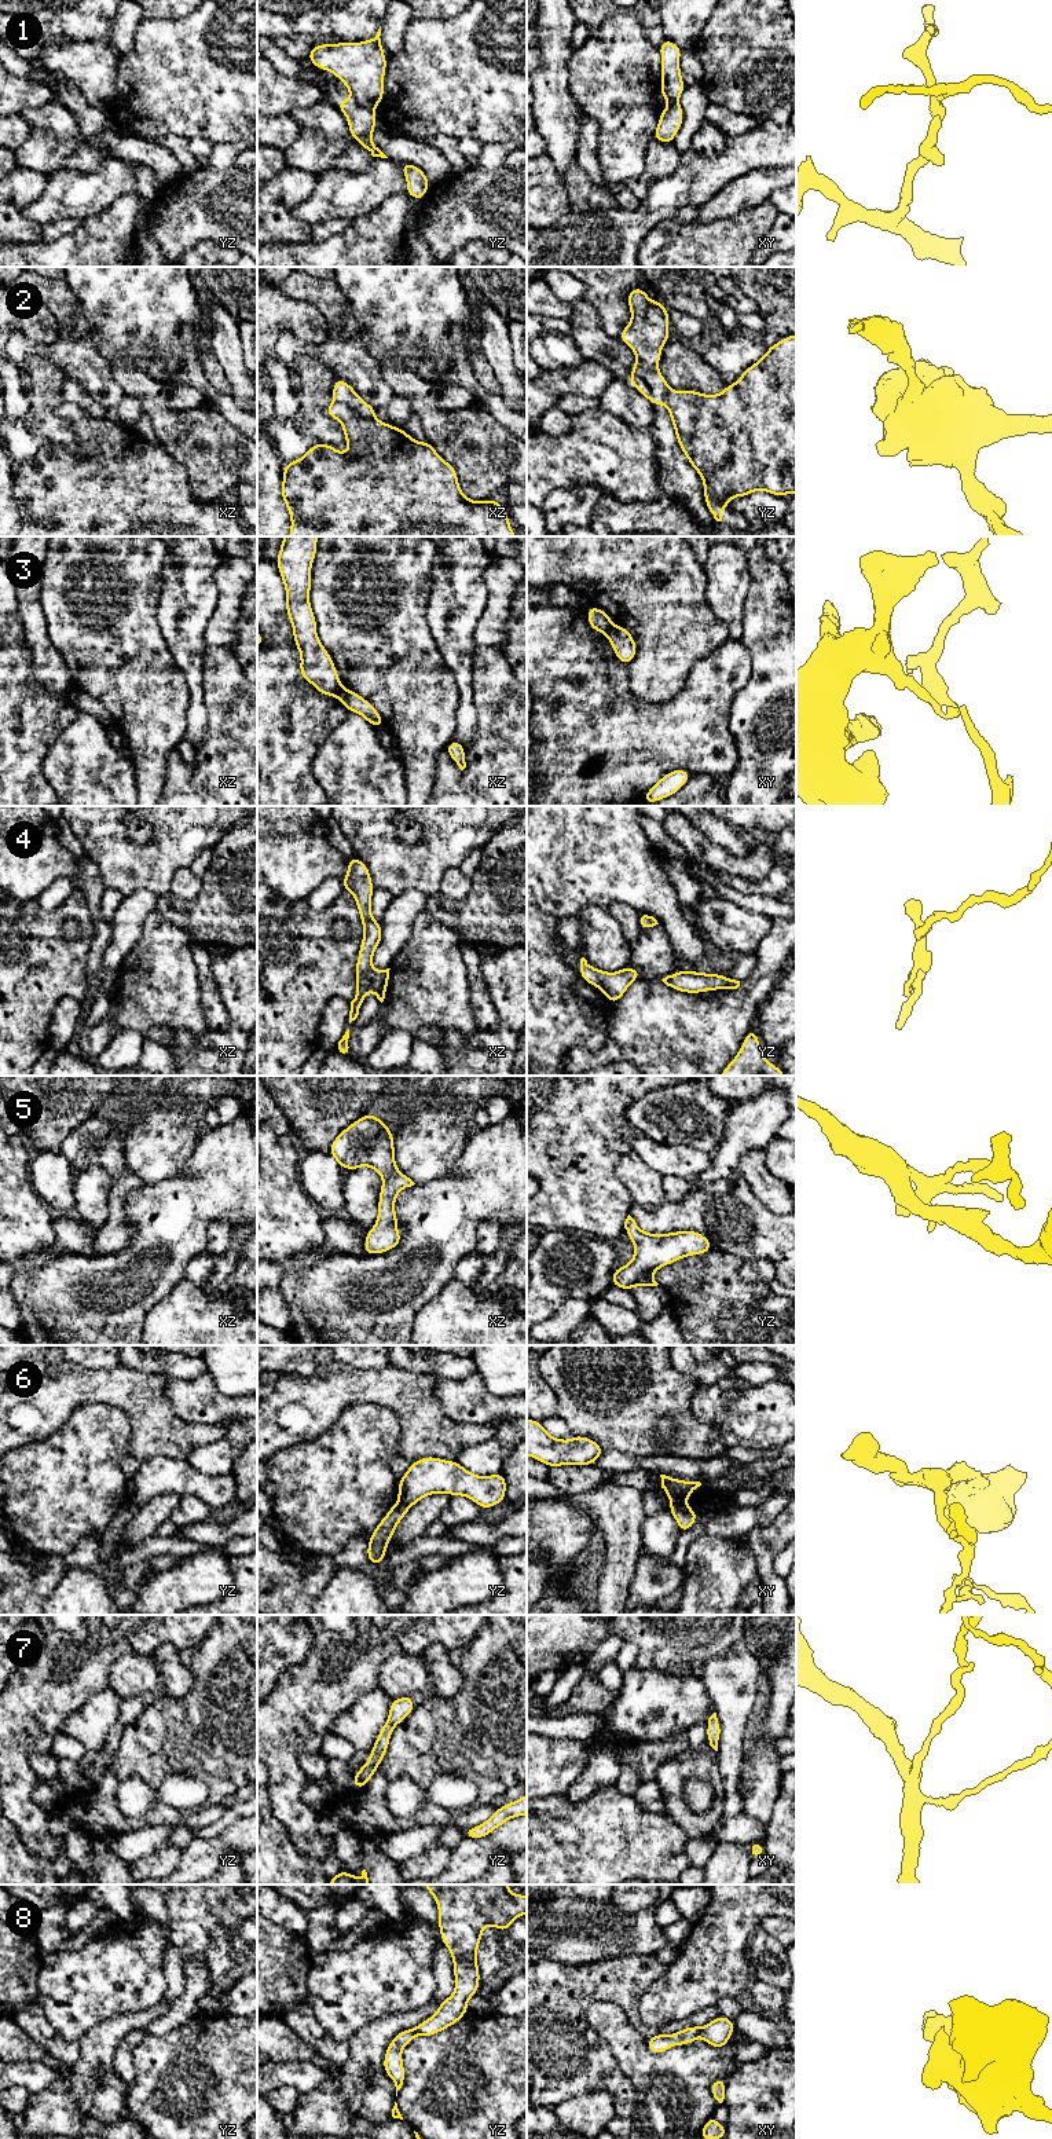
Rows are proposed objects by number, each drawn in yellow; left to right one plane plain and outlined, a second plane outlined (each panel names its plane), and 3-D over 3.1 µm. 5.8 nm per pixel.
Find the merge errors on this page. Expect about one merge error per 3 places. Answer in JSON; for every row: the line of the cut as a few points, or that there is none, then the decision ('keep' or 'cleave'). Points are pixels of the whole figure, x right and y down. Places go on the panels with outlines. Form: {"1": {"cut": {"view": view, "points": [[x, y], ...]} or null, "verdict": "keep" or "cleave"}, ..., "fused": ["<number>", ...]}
{"1": {"cut": {"view": "yz", "points": [[352, 95], [360, 105], [373, 110]]}, "verdict": "cleave"}, "2": {"cut": {"view": "xz", "points": [[334, 399], [348, 405], [360, 416], [373, 417]]}, "verdict": "cleave"}, "3": {"cut": {"view": "xz", "points": [[343, 688], [337, 696]]}, "verdict": "cleave"}, "4": {"cut": null, "verdict": "keep"}, "5": {"cut": null, "verdict": "keep"}, "6": {"cut": null, "verdict": "keep"}, "7": {"cut": null, "verdict": "keep"}, "8": {"cut": {"view": "xy", "points": [[702, 2028], [697, 2036]]}, "verdict": "cleave"}, "fused": ["1", "2", "3", "8"]}

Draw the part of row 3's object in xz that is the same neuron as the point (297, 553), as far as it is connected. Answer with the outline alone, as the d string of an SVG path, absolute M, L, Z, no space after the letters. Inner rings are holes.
M285 536L275 560L286 591L286 614L300 652L300 674L322 695L338 697L341 681L330 653L316 634L316 618L309 604L311 568L318 536Z

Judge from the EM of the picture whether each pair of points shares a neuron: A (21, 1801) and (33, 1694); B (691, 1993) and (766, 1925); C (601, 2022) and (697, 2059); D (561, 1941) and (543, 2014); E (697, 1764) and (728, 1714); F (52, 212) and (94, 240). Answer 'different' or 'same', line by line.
A: same
B: different
C: same
D: different
E: different
F: different

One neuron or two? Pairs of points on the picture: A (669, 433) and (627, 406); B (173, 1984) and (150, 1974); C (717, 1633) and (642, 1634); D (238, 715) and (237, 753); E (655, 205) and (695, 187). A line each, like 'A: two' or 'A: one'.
A: two
B: two
C: one
D: one
E: one

